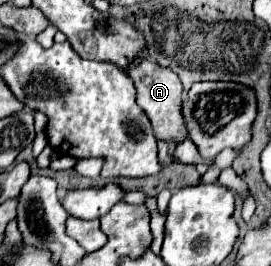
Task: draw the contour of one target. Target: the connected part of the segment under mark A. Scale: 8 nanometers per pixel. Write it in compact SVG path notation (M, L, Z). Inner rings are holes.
M144 58L138 66L132 66L132 72L128 72L128 76L136 84L138 106L148 114L152 128L154 128L154 136L158 140L172 142L172 144L180 144L184 138L188 138L184 116L182 116L184 90L182 90L178 76L168 68L160 68L158 64L152 64L148 58Z

